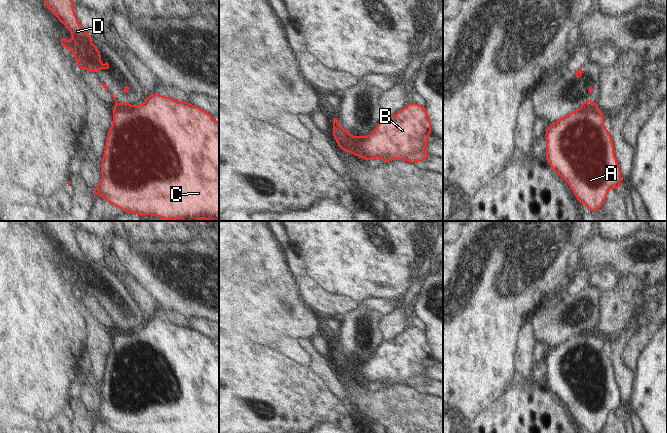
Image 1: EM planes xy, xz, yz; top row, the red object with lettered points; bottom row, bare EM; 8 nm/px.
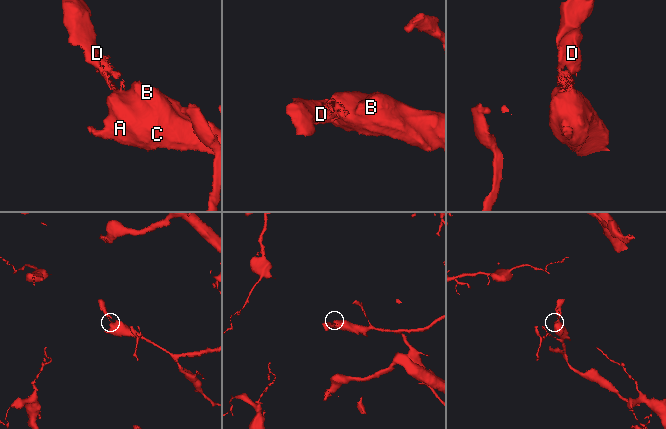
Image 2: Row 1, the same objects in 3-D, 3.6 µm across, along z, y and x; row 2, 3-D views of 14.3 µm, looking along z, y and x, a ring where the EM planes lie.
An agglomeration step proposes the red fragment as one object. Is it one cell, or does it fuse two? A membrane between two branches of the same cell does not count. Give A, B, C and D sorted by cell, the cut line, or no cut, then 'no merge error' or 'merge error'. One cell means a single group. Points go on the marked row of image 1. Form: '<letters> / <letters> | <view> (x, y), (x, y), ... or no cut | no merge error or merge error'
A B C / D | yz (581, 107), (597, 109) | merge error

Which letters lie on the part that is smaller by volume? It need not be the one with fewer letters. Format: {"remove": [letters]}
{"remove": ["D"]}

